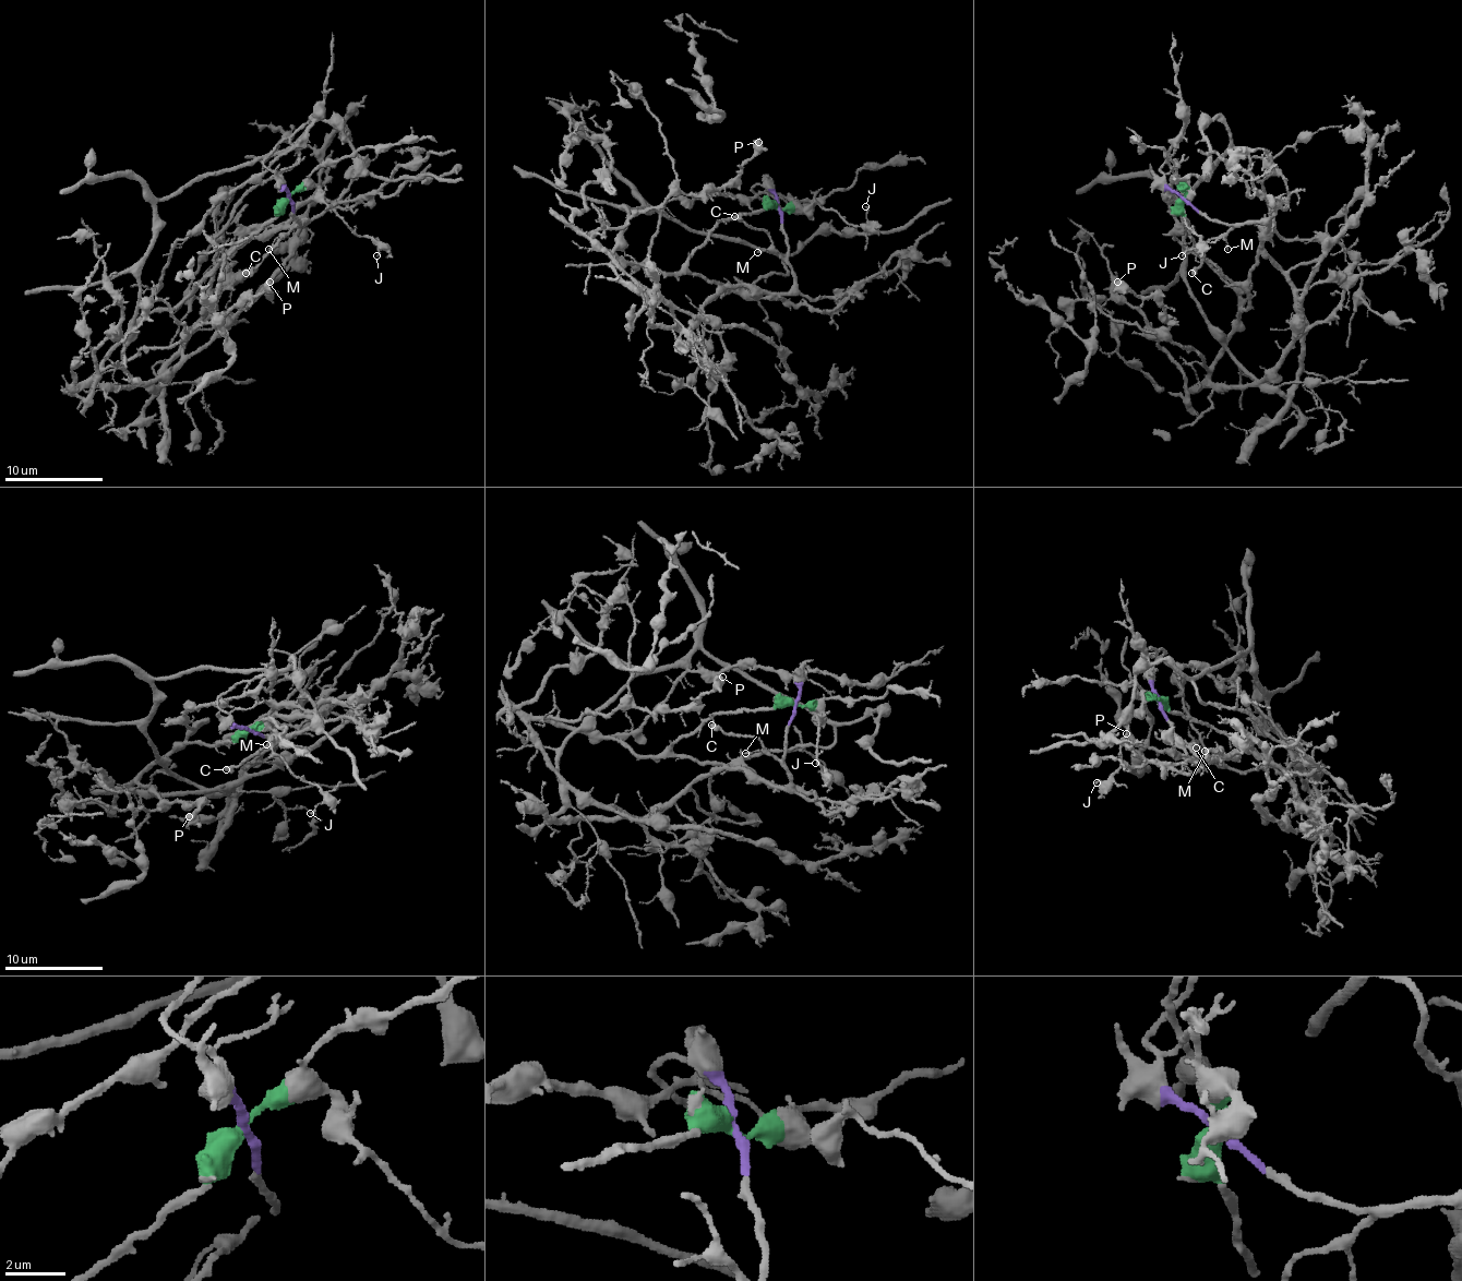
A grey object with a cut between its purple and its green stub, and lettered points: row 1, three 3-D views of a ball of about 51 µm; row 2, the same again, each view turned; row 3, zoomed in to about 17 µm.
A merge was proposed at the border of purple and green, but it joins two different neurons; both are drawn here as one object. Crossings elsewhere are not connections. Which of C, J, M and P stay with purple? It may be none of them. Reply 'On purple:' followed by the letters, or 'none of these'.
On purple: C, M

